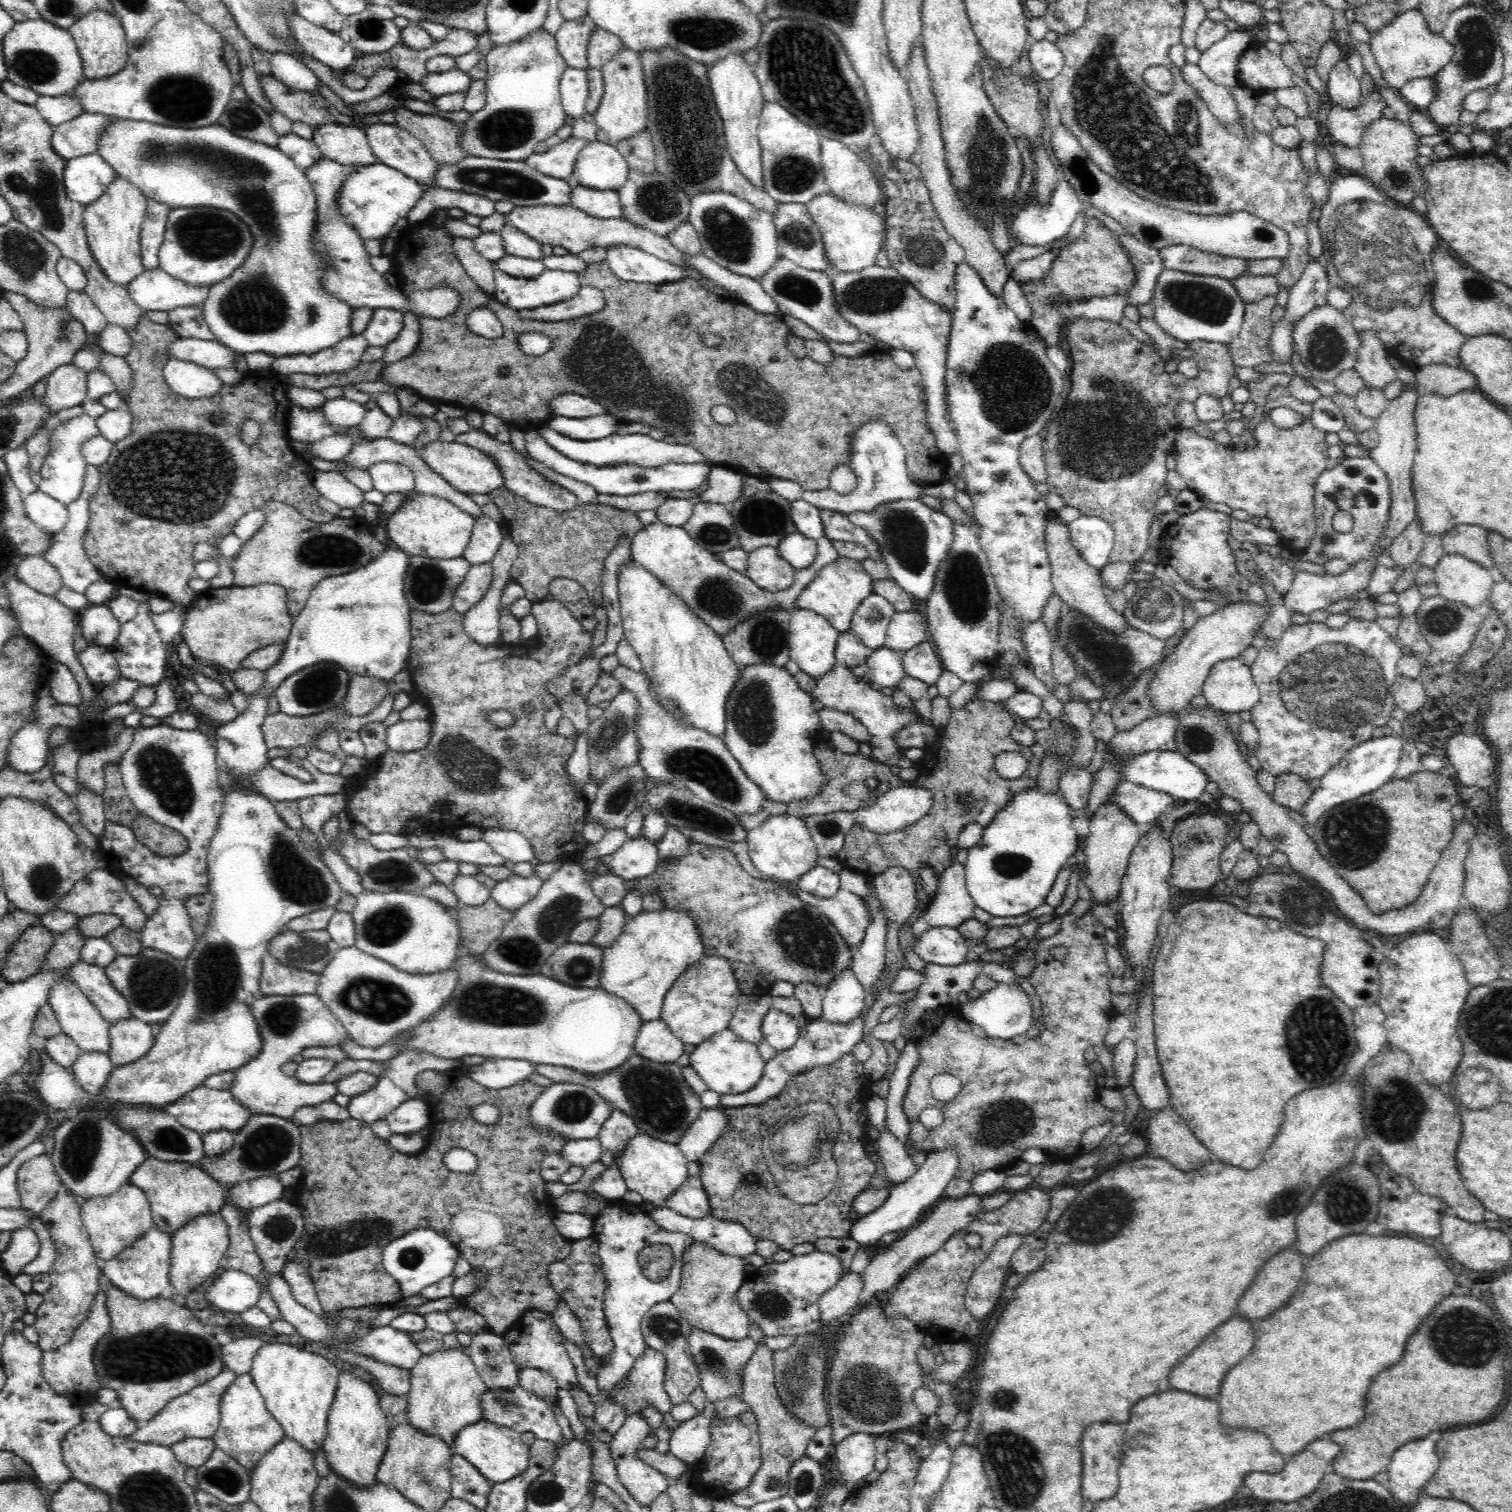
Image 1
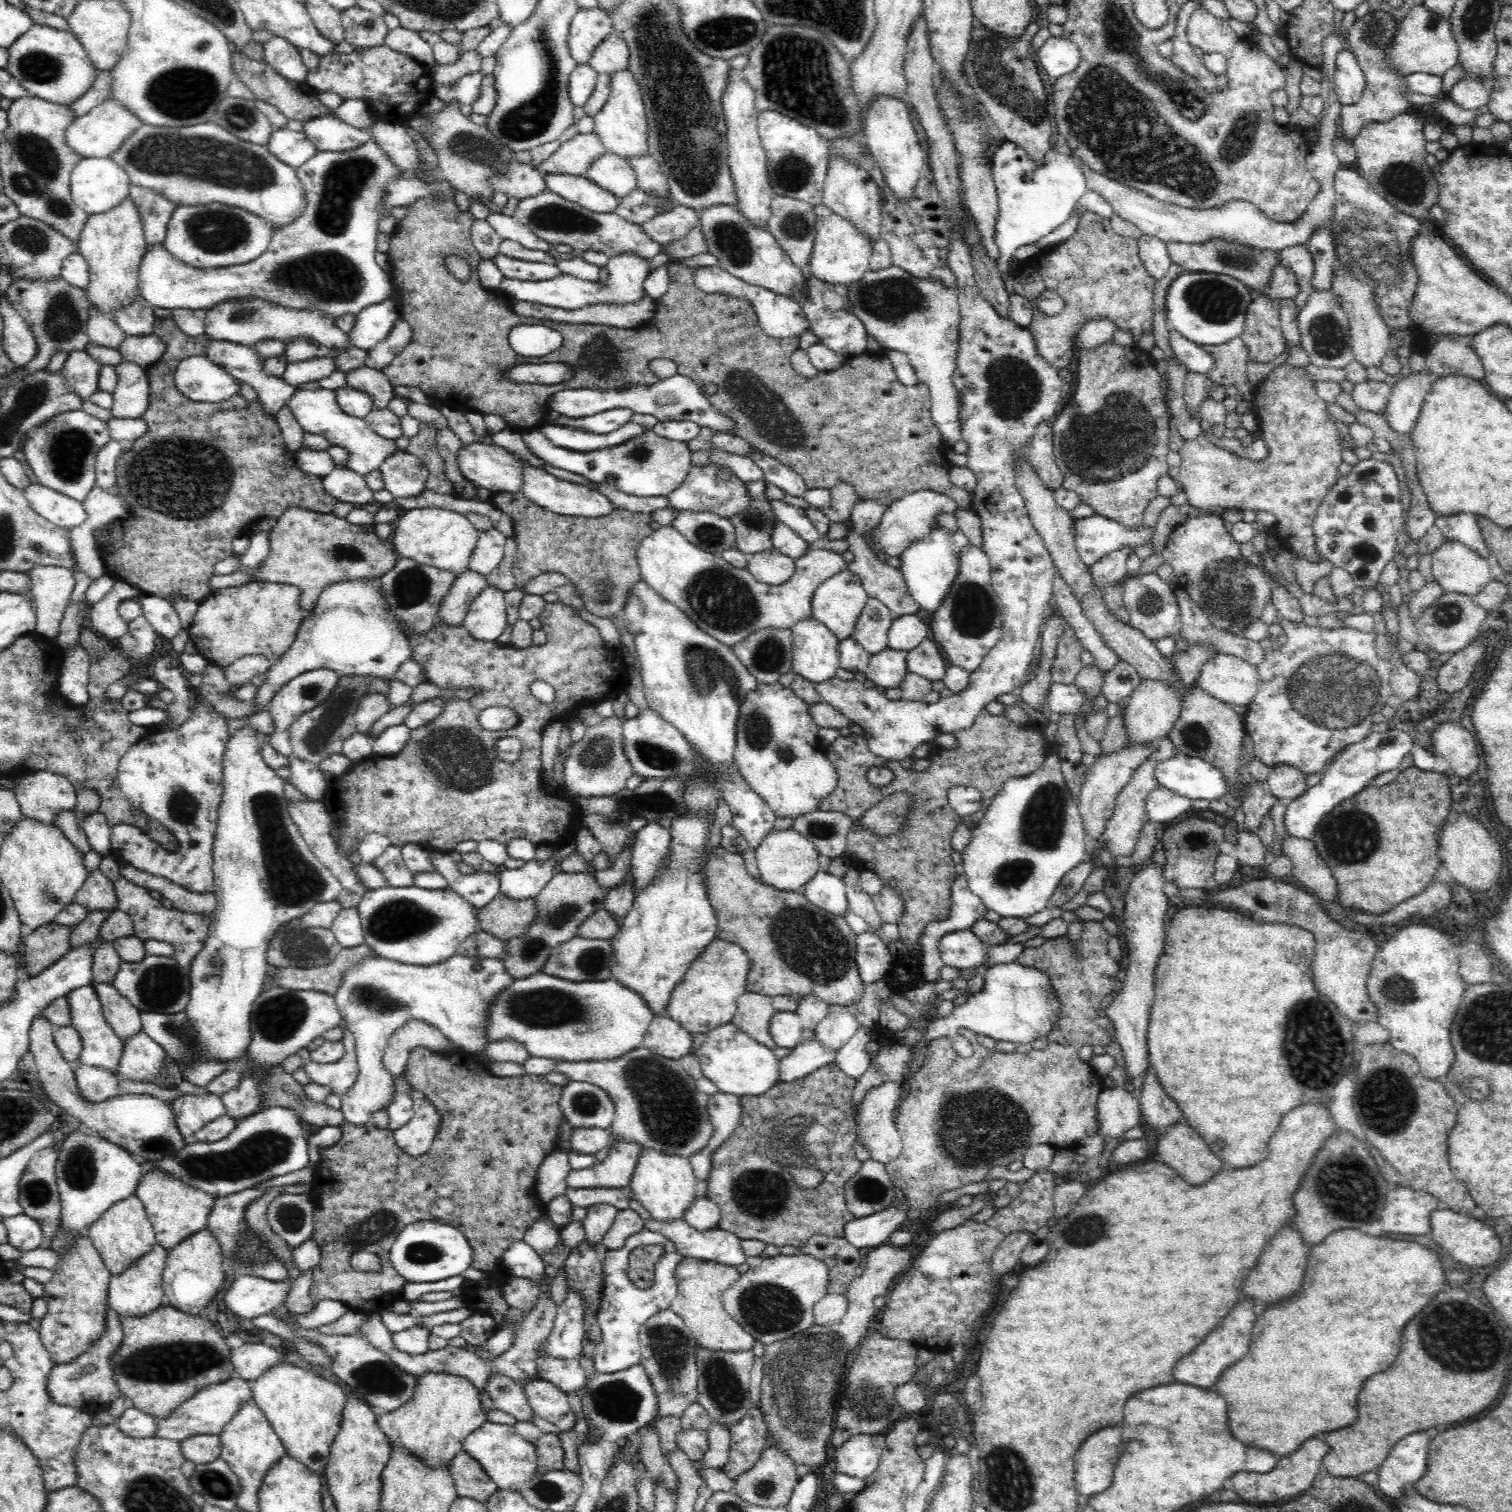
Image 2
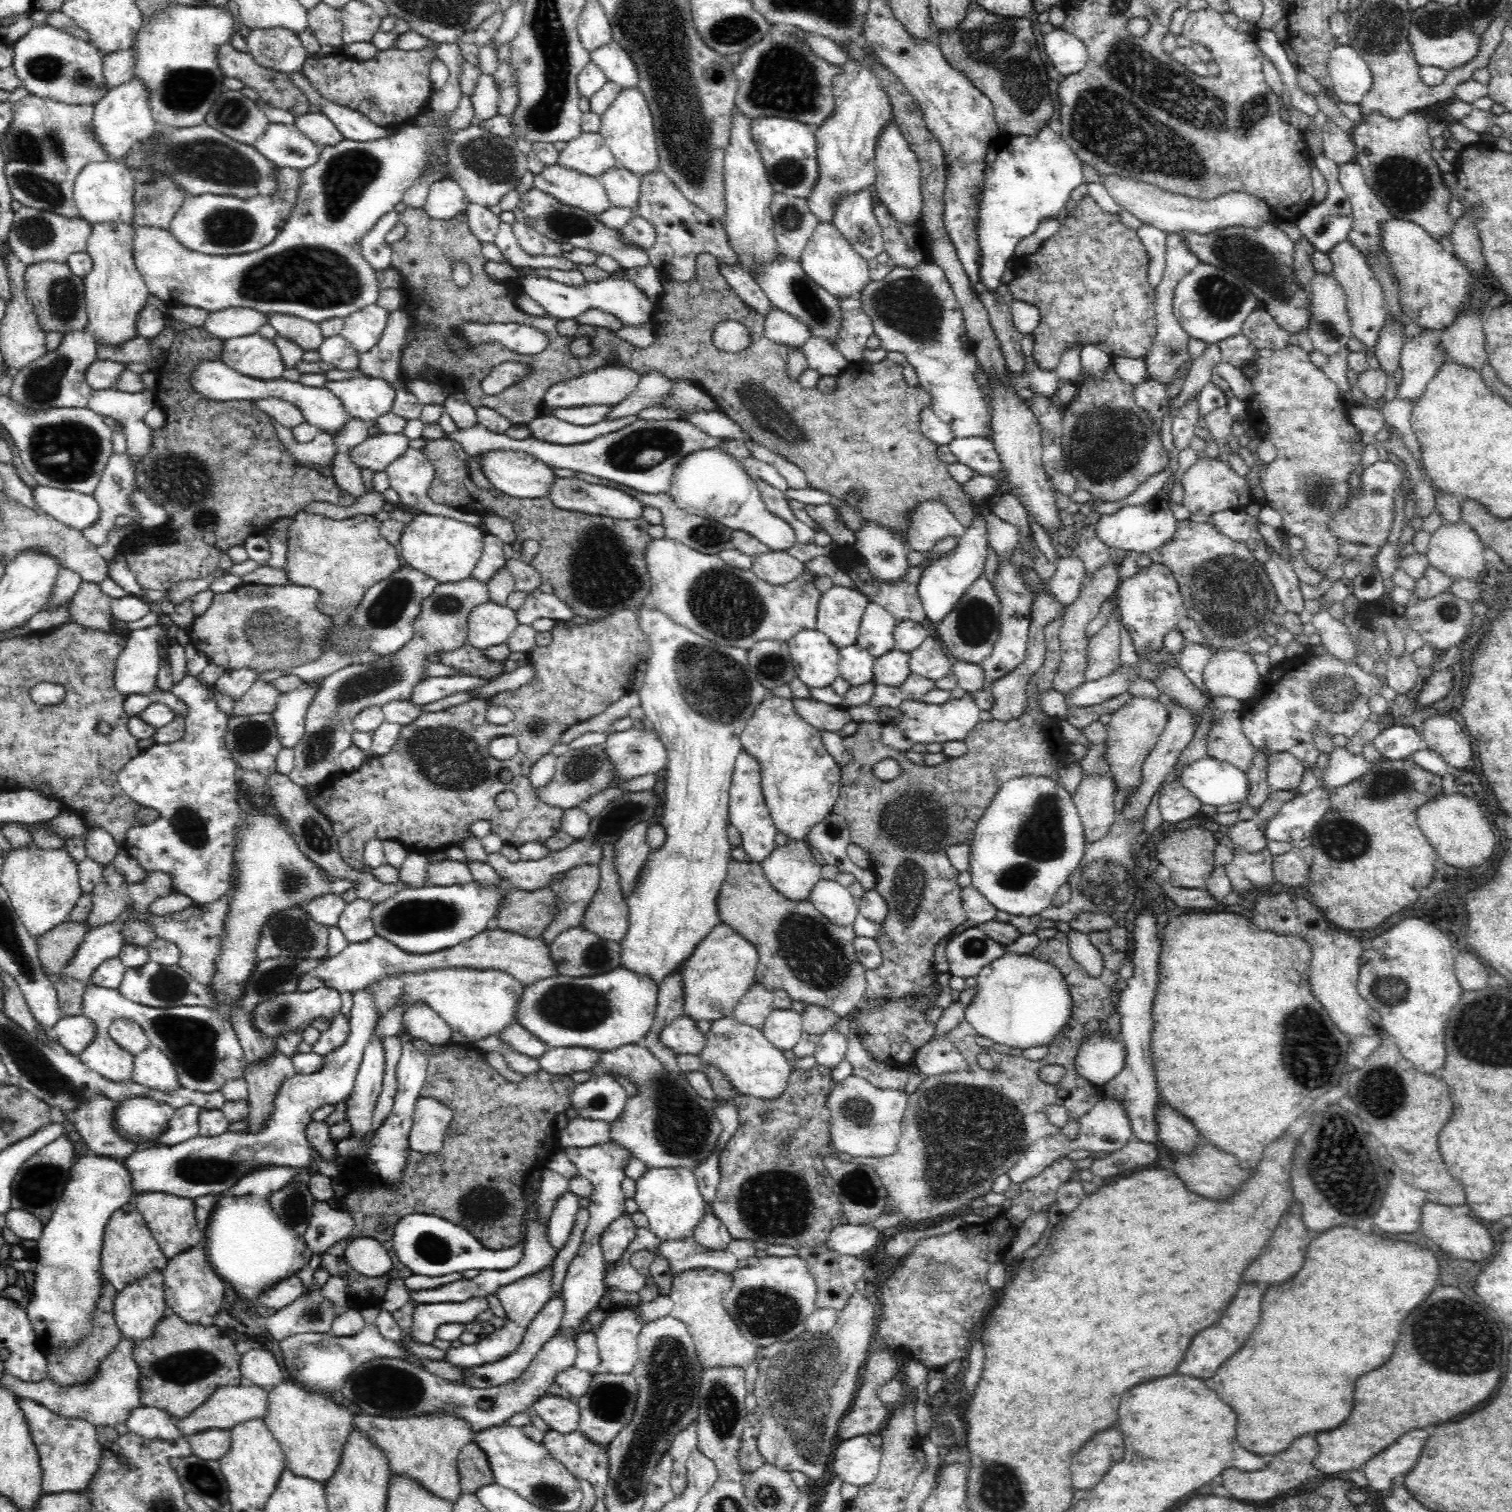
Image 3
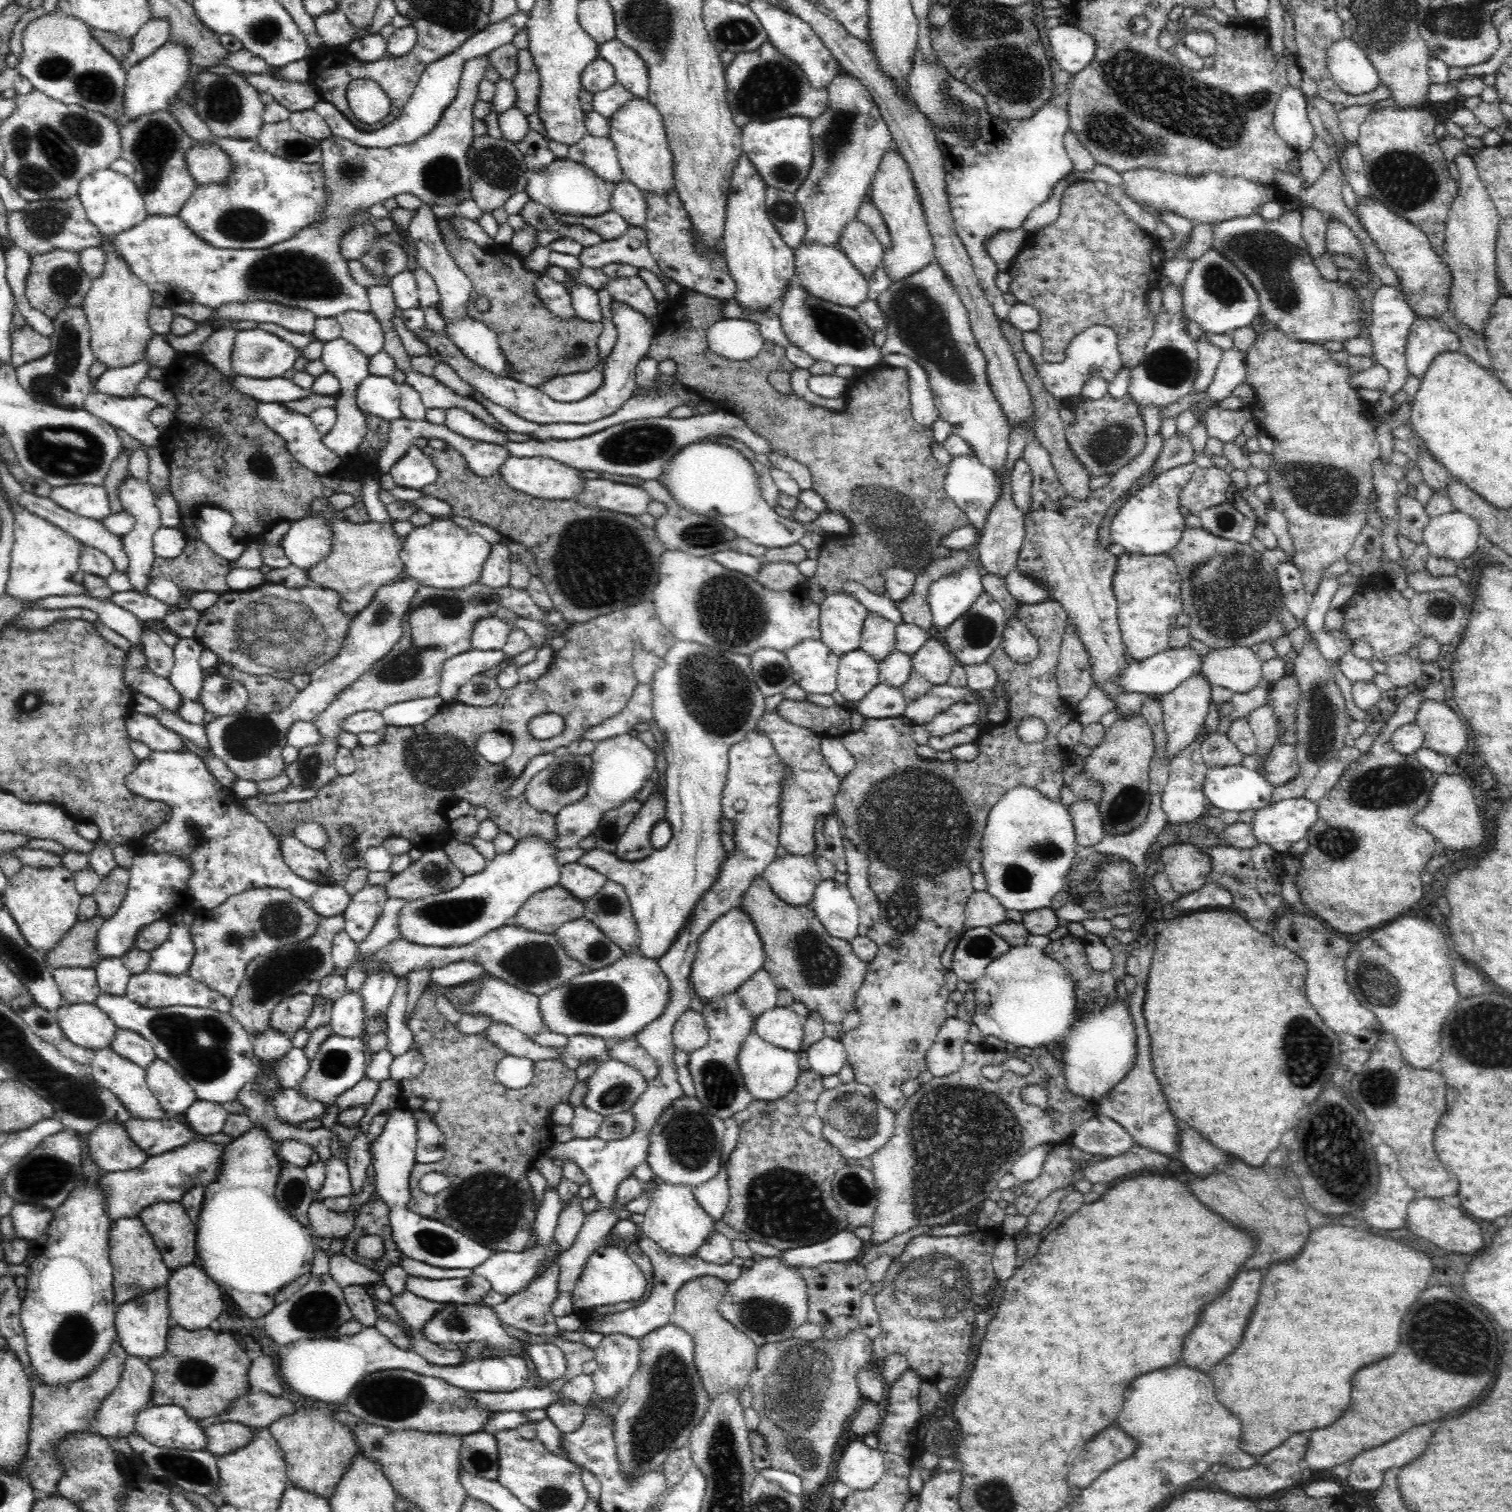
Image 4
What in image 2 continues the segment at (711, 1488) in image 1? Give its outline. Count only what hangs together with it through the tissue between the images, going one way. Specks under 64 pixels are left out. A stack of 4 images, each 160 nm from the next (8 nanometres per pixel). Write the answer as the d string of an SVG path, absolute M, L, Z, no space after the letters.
M757 1406L748 1410L748 1414L732 1426L729 1433L729 1459L722 1471L728 1478L736 1480L755 1465L765 1449L767 1434L761 1410Z

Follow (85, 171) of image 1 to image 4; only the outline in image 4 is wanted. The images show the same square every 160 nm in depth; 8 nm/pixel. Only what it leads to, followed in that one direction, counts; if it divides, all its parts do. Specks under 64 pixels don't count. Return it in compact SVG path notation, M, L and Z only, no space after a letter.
M109 168L86 175L79 182L77 194L90 222L97 226L104 236L114 236L122 231L130 230L130 227L136 226L147 216L143 196L139 193L133 178Z

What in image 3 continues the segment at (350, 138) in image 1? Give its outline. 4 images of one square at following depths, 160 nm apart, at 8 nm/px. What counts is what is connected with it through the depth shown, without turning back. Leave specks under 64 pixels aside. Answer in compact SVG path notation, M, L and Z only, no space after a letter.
M306 112L294 118L295 127L316 146L336 145L343 138L330 119L320 112Z

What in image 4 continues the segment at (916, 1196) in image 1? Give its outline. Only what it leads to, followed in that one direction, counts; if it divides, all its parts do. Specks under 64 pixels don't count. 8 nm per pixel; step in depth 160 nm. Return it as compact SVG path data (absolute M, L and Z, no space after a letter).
M844 1229L824 1242L782 1251L783 1254L778 1258L783 1264L800 1270L818 1267L828 1262L854 1261L856 1256L862 1254L862 1246L863 1240L858 1239L850 1229Z

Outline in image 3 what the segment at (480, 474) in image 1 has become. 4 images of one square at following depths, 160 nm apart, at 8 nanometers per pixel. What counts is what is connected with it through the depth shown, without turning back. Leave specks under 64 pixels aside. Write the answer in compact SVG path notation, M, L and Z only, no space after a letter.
M487 451L481 470L491 486L501 490L504 494L512 498L537 499L549 496L549 490L558 477L555 475L554 468L539 460L531 454L520 451Z

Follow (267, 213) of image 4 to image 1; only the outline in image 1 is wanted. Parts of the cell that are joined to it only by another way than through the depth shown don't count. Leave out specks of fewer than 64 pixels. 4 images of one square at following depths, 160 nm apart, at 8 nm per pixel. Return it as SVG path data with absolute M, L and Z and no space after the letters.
M208 206L170 209L165 237L159 246L159 268L189 286L213 285L226 280L246 262L253 244L254 239L247 224L228 210Z

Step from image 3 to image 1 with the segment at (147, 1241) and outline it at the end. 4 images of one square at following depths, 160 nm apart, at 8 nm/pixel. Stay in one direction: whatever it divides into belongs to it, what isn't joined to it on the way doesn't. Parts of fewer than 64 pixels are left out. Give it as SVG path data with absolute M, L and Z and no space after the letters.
M132 1182L122 1185L115 1193L105 1197L80 1202L81 1221L89 1234L96 1257L105 1263L110 1262L110 1259L118 1258L118 1254L122 1254L126 1246L131 1246L146 1230L150 1230L153 1226L150 1205L144 1191Z

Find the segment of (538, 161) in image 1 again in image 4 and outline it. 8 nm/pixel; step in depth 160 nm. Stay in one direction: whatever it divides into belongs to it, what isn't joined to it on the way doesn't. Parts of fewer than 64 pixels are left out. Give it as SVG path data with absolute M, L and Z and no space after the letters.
M587 134L582 140L569 146L566 158L587 166L612 186L625 180L615 144L609 138Z

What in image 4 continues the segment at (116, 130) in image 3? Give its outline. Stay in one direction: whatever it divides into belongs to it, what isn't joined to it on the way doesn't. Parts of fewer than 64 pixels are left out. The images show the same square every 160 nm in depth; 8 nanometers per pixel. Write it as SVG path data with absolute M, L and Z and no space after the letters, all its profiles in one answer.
M168 40L160 48L156 48L150 56L140 60L138 64L126 71L126 86L124 91L124 105L121 114L114 118L118 128L124 122L134 121L140 114L154 113L156 110L167 109L168 102L178 95L194 73L195 67L191 64L189 46Z

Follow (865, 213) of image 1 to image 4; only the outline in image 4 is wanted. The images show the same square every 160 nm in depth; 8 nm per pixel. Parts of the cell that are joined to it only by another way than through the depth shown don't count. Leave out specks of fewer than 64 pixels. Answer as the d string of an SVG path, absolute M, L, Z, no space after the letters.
M808 242L807 245L800 245L793 249L793 253L795 254L796 283L813 298L849 308L856 308L868 300L868 281L862 277L862 273L850 263L849 258L838 246Z

